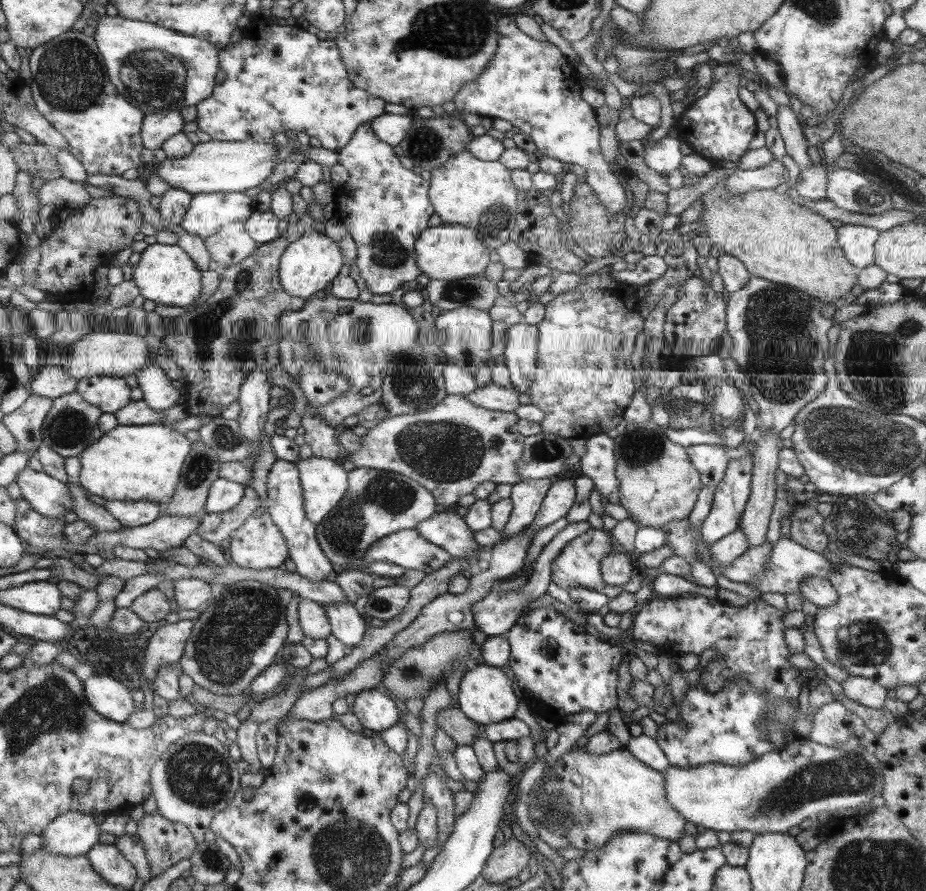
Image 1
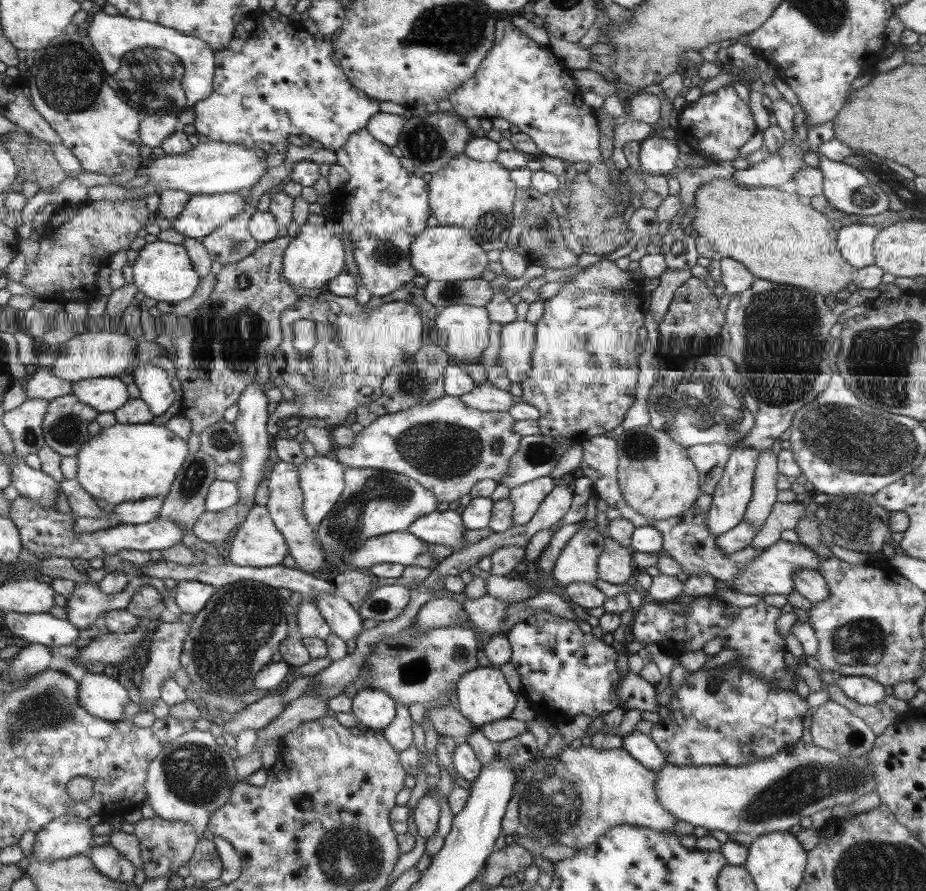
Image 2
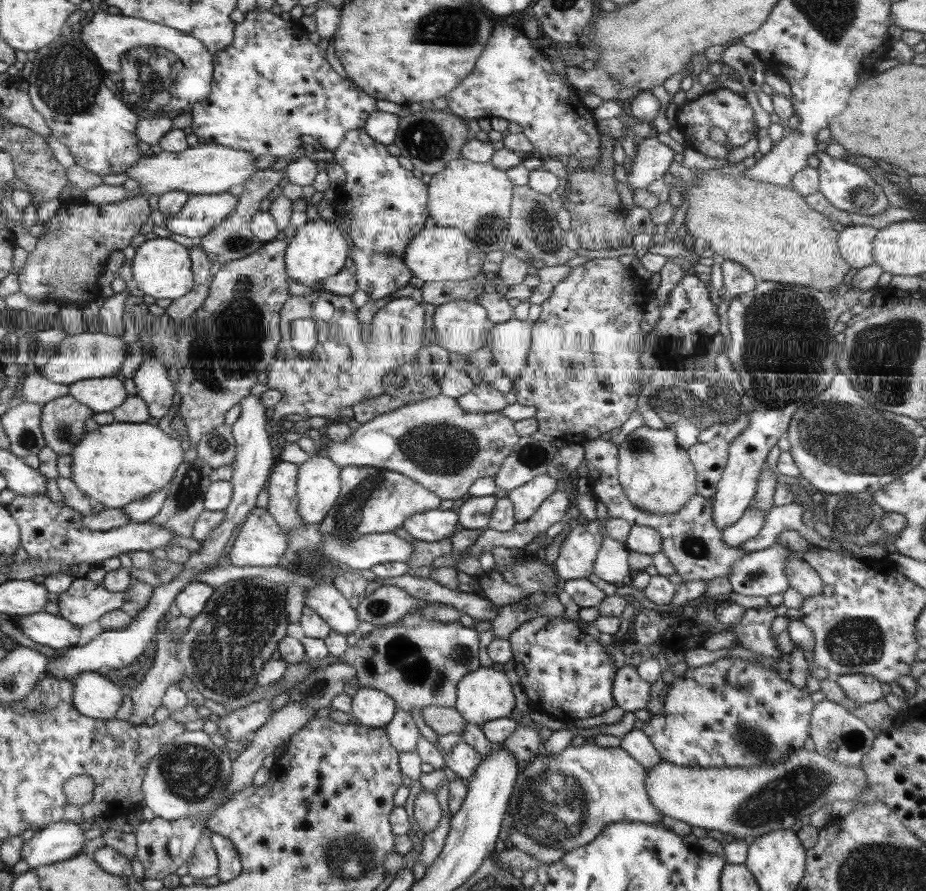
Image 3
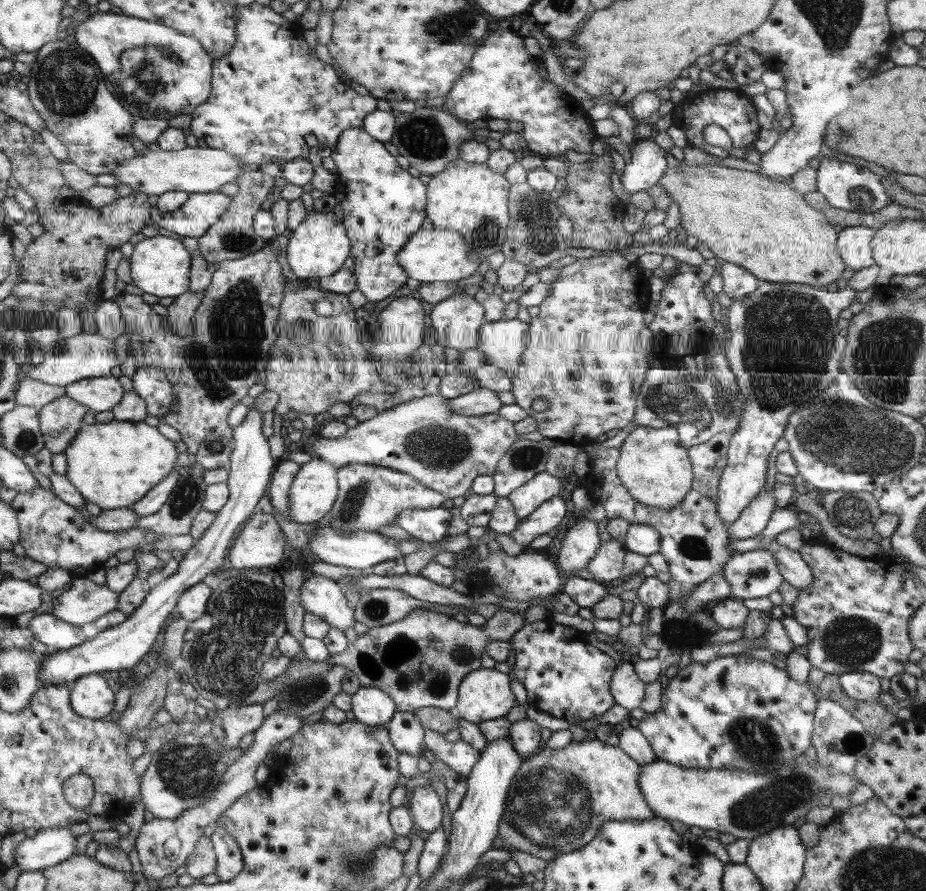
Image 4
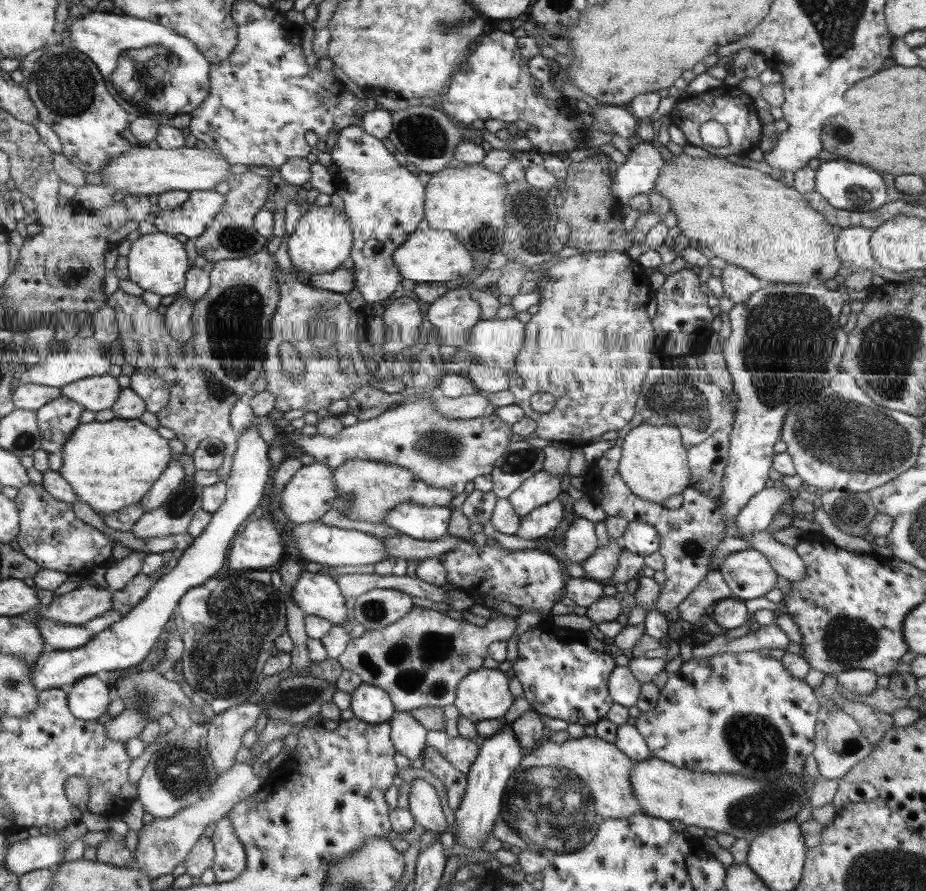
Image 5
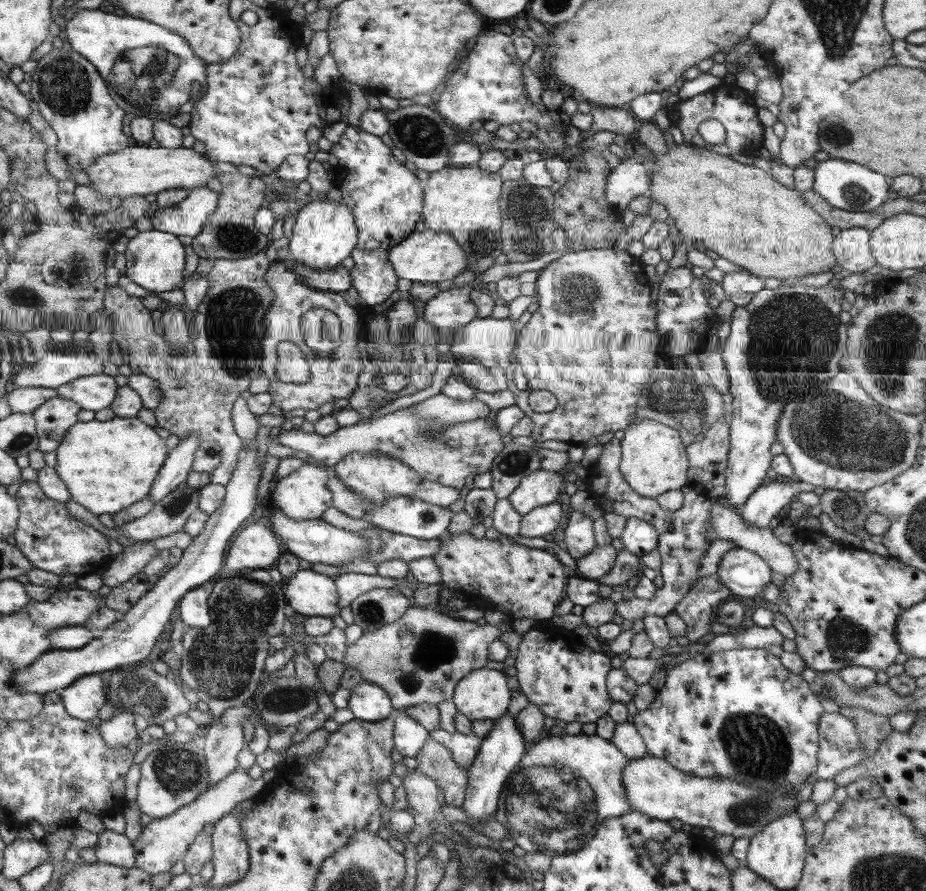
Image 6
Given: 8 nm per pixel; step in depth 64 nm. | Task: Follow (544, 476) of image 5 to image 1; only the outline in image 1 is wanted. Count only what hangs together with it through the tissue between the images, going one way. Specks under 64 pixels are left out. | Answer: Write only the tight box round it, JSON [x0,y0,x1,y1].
[500,479,553,535]

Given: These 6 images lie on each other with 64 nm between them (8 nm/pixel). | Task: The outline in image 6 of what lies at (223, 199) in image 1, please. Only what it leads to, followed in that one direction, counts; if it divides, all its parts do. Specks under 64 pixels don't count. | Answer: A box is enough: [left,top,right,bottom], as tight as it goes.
[149,188,219,236]

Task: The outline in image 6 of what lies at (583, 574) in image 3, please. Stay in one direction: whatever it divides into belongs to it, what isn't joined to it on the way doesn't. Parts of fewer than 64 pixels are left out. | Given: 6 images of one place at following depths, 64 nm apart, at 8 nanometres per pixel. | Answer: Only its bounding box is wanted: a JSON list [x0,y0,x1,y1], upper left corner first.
[563,511,593,560]

